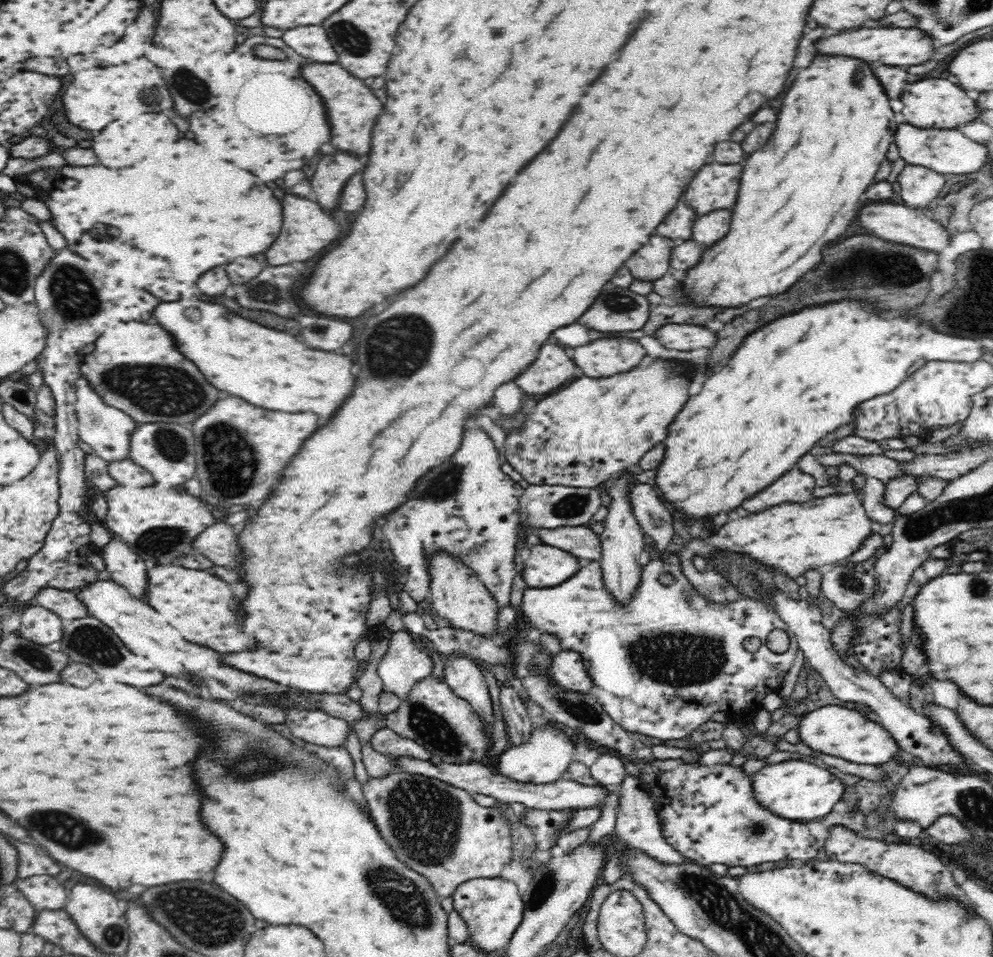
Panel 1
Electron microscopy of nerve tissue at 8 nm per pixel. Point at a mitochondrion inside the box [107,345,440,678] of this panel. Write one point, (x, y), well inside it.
(231, 463)

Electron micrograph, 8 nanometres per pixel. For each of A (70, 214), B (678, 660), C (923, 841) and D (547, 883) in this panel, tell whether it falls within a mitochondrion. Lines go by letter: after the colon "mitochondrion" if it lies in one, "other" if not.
A: other
B: mitochondrion
C: other
D: mitochondrion

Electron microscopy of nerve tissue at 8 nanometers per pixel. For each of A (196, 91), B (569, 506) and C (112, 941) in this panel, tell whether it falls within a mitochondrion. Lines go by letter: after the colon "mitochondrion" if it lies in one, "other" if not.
A: mitochondrion
B: mitochondrion
C: mitochondrion

